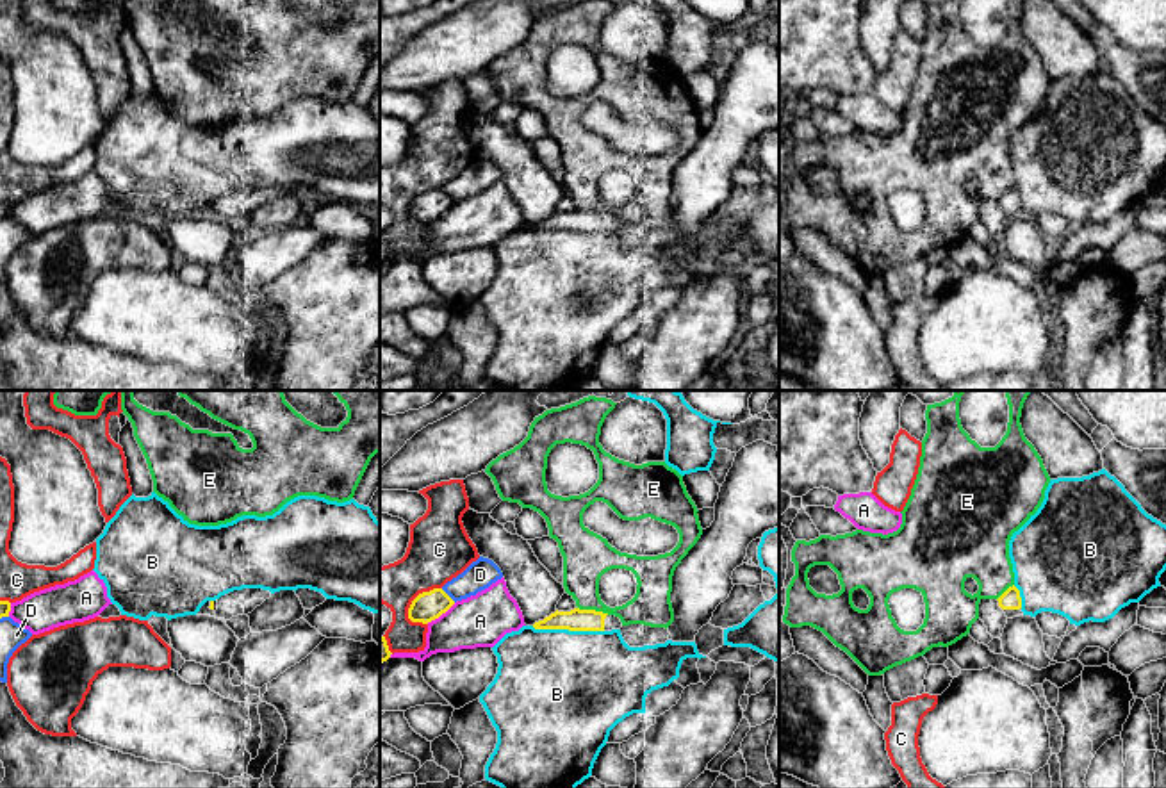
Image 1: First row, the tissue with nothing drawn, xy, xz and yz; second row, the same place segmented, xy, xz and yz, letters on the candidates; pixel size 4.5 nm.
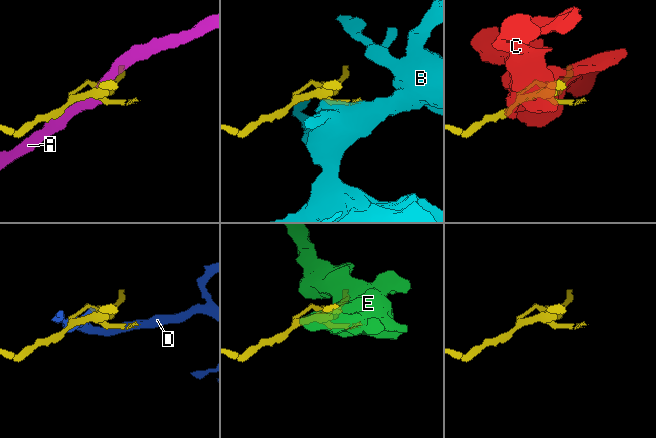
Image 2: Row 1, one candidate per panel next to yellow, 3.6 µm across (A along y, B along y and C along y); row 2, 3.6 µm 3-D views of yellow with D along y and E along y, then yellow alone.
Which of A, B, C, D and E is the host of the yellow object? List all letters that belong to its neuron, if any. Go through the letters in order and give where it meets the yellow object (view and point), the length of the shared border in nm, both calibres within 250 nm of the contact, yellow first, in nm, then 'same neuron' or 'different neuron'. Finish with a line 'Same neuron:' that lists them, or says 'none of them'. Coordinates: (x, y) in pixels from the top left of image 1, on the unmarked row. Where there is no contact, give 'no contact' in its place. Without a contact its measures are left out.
A: contact xz (441, 214); length 160 nm; calibres 140 and 240 nm; different neuron
B: contact xz (567, 229); length 320 nm; calibres 100 and 480 nm; different neuron
C: contact xz (416, 198); length 220 nm; calibres 140 and 280 nm; different neuron
D: contact xz (446, 195); length 90 nm; calibres 140 and 140 nm; different neuron
E: contact xz (594, 211); length 150 nm; calibres 100 and 220 nm; different neuron
Same neuron: none of them

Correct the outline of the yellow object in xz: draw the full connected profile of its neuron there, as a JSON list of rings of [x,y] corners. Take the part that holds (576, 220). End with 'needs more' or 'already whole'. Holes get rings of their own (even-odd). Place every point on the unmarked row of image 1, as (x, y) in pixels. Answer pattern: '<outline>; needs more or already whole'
[[[595,210],[554,212],[533,225],[535,230],[569,230],[569,232],[612,232],[620,230],[622,223],[615,216]]]; needs more

